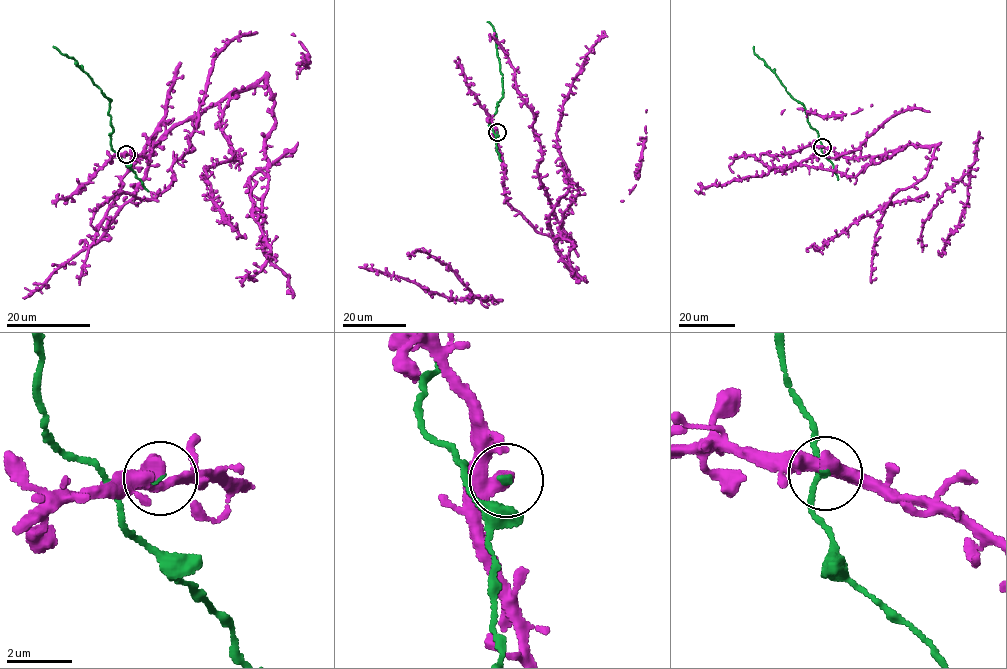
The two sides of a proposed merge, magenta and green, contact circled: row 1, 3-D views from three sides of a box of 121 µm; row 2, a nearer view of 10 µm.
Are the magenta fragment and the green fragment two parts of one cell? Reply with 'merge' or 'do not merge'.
merge

